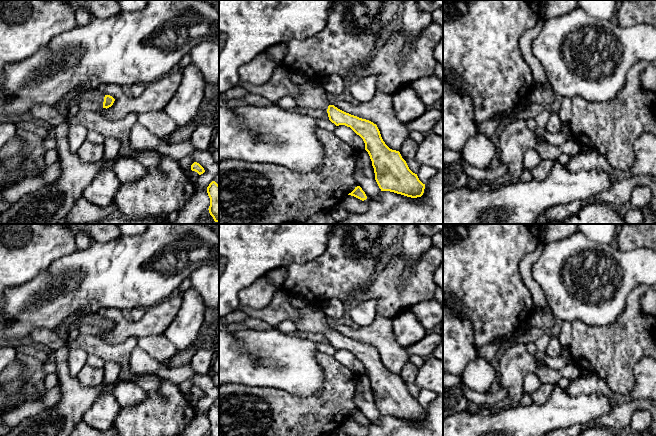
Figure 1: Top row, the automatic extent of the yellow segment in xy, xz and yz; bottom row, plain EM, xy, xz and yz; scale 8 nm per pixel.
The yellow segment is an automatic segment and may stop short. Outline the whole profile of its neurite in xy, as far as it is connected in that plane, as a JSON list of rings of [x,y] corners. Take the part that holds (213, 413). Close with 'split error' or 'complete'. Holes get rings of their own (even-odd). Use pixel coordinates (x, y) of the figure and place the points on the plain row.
[[[212,405],[207,411],[207,417],[210,422],[209,436],[219,436],[219,409]]] | complete

